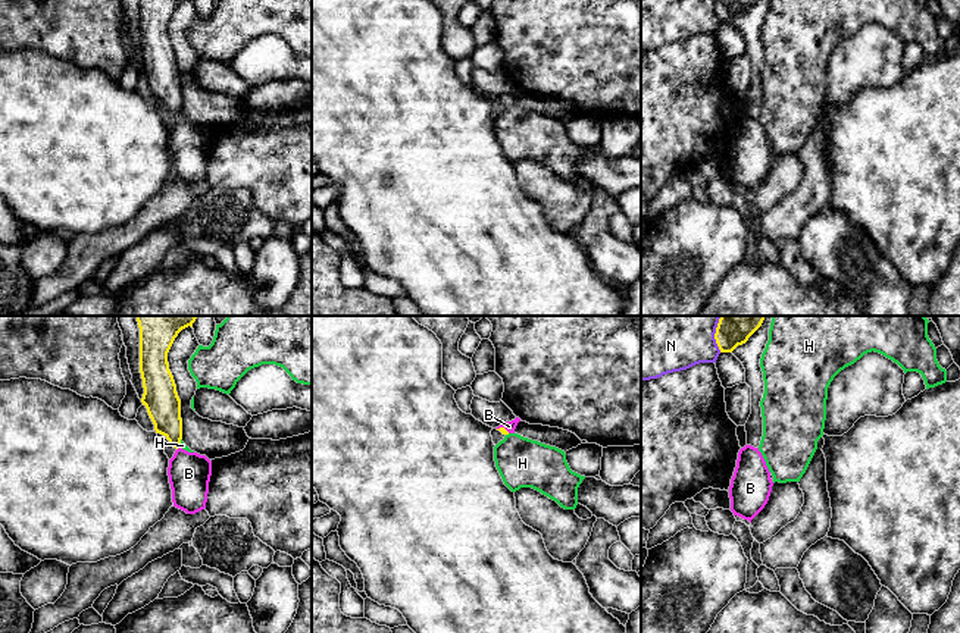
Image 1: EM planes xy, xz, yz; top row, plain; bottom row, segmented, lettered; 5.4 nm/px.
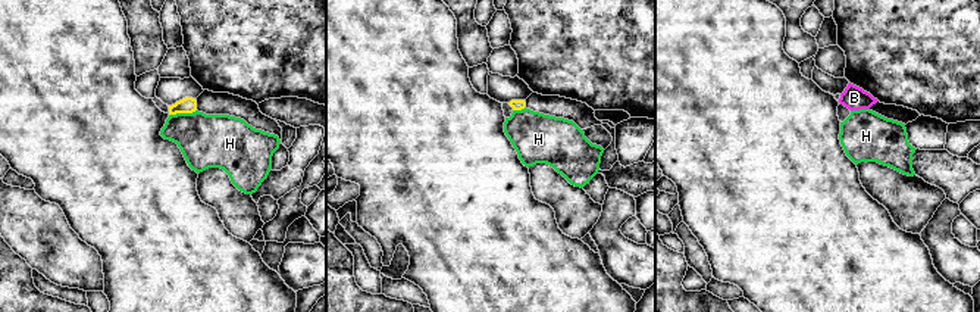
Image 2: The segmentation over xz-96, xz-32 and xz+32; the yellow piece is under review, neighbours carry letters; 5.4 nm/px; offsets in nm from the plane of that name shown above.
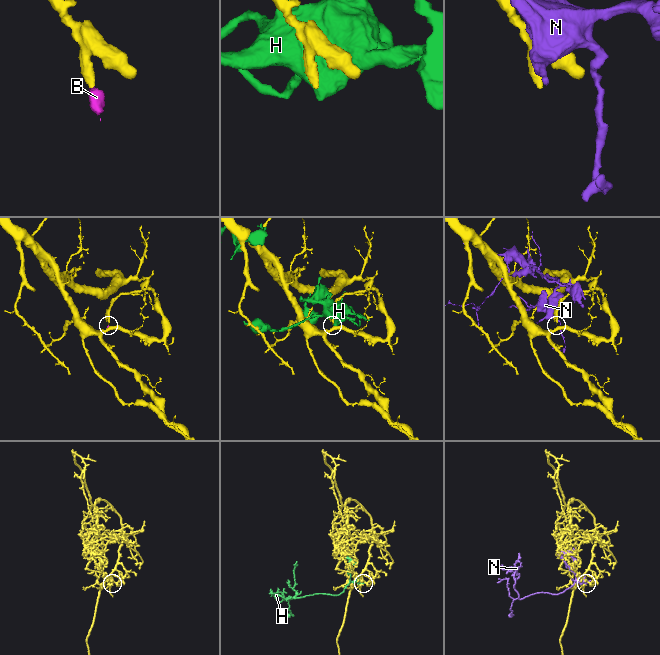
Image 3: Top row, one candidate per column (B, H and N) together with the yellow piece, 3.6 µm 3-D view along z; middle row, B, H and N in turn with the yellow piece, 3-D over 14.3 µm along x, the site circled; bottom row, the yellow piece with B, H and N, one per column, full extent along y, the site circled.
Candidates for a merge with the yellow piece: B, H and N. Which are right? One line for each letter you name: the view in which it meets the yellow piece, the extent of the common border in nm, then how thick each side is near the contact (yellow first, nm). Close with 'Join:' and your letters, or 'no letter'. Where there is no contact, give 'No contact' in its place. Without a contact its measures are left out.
B: Touches yellow in xz. Shared border 80 nm. Thickness 40 nm (yellow) against 60 nm
Join: B

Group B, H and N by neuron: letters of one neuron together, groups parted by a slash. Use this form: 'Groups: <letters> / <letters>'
Groups: B / H / N

